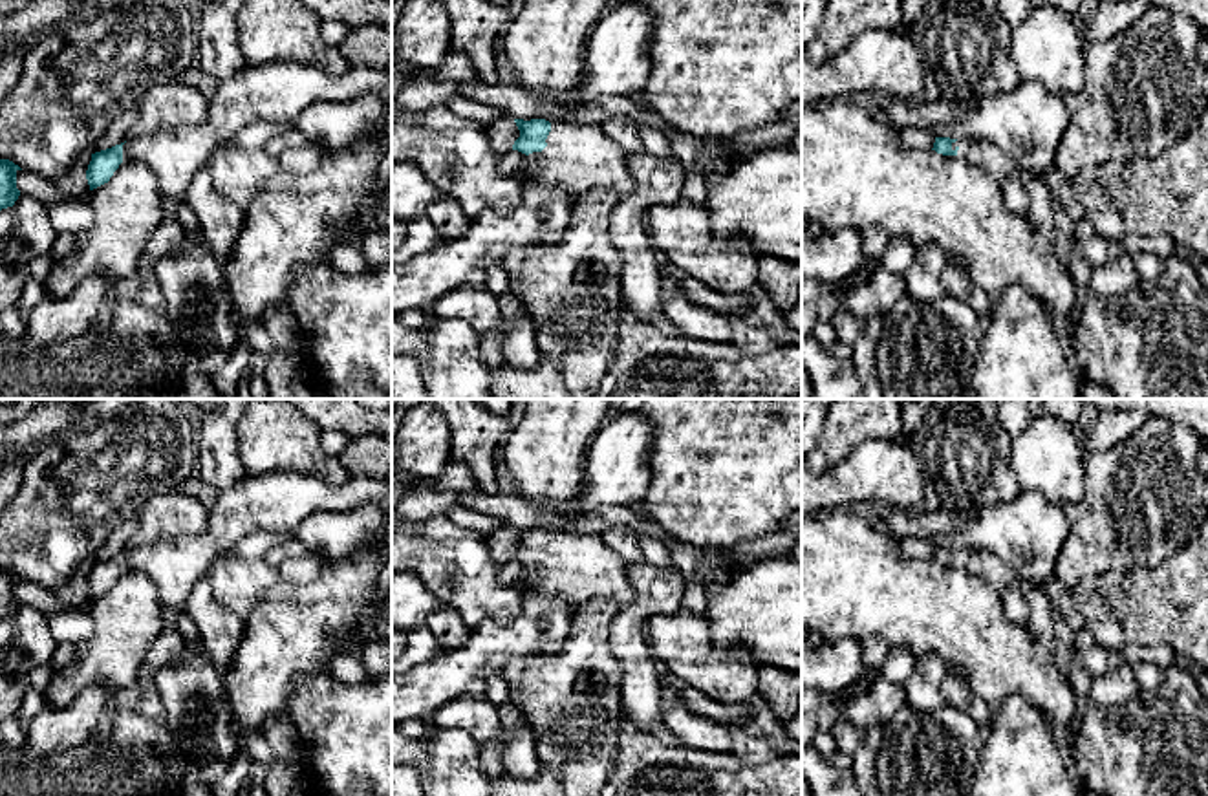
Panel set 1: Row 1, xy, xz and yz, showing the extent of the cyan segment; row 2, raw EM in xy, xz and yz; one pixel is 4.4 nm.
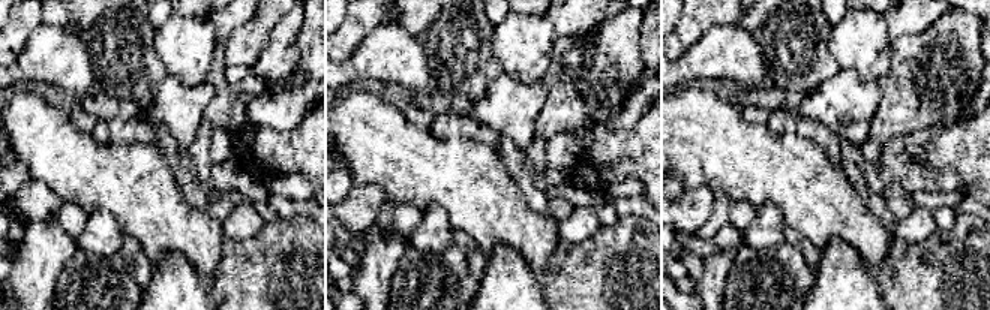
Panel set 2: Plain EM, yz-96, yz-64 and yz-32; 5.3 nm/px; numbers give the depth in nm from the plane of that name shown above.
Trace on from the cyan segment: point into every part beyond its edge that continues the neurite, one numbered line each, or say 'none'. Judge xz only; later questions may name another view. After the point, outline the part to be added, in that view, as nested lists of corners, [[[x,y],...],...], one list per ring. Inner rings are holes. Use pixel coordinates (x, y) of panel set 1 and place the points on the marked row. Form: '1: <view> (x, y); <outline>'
1: xz (577, 158); [[[562,117],[551,124],[545,143],[542,152],[533,152],[522,161],[516,174],[522,183],[536,179],[573,196],[608,188],[622,199],[635,192],[635,181],[628,172],[628,152],[600,126]]]

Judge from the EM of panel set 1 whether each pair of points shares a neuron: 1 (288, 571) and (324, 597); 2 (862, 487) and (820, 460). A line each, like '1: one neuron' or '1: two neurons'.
1: two neurons
2: two neurons

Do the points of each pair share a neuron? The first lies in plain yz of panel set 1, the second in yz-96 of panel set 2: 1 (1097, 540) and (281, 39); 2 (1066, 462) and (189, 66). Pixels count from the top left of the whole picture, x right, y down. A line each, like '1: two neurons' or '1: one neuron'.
1: one neuron
2: one neuron

